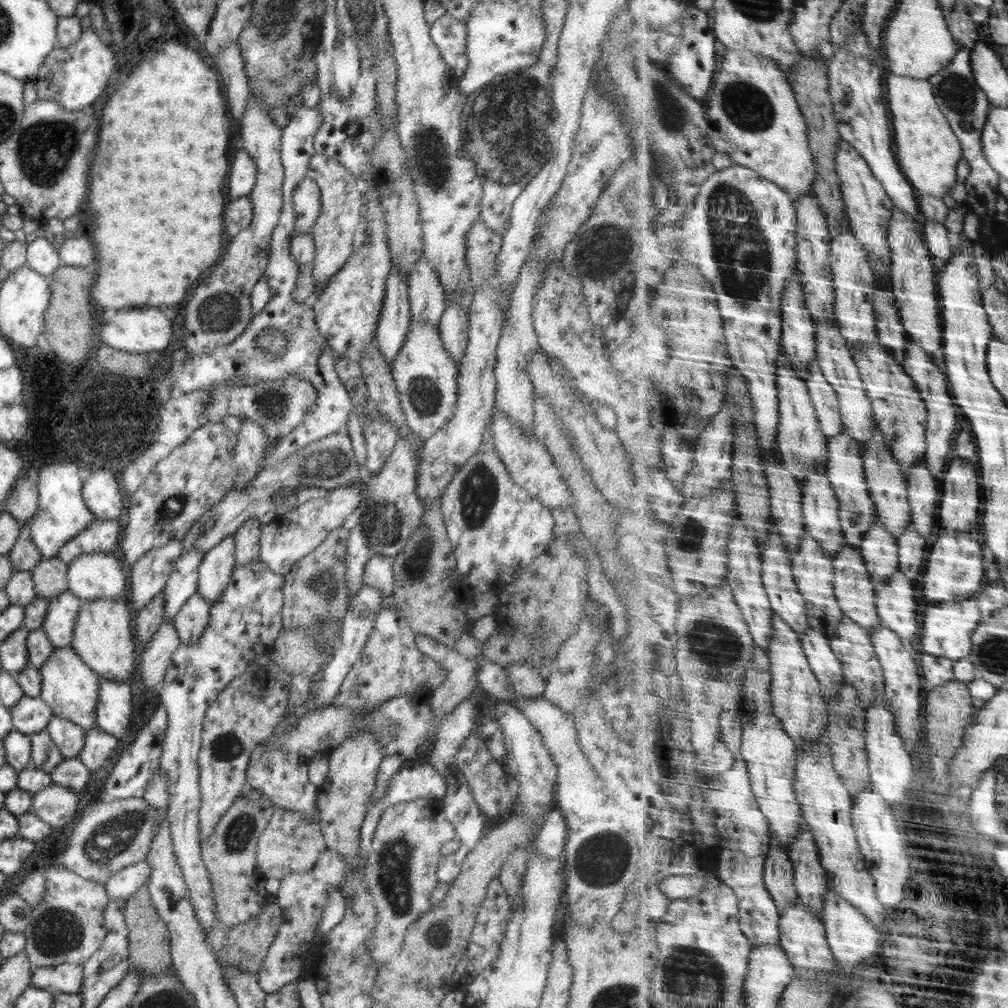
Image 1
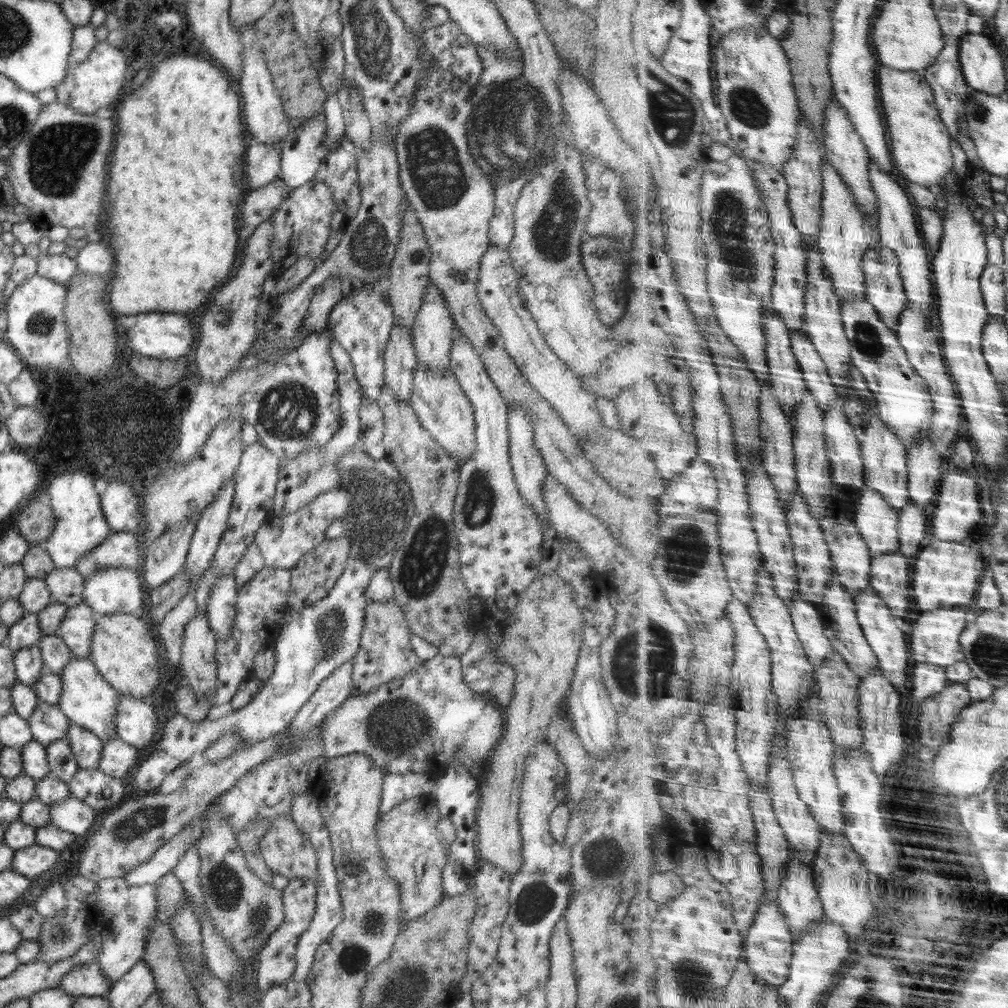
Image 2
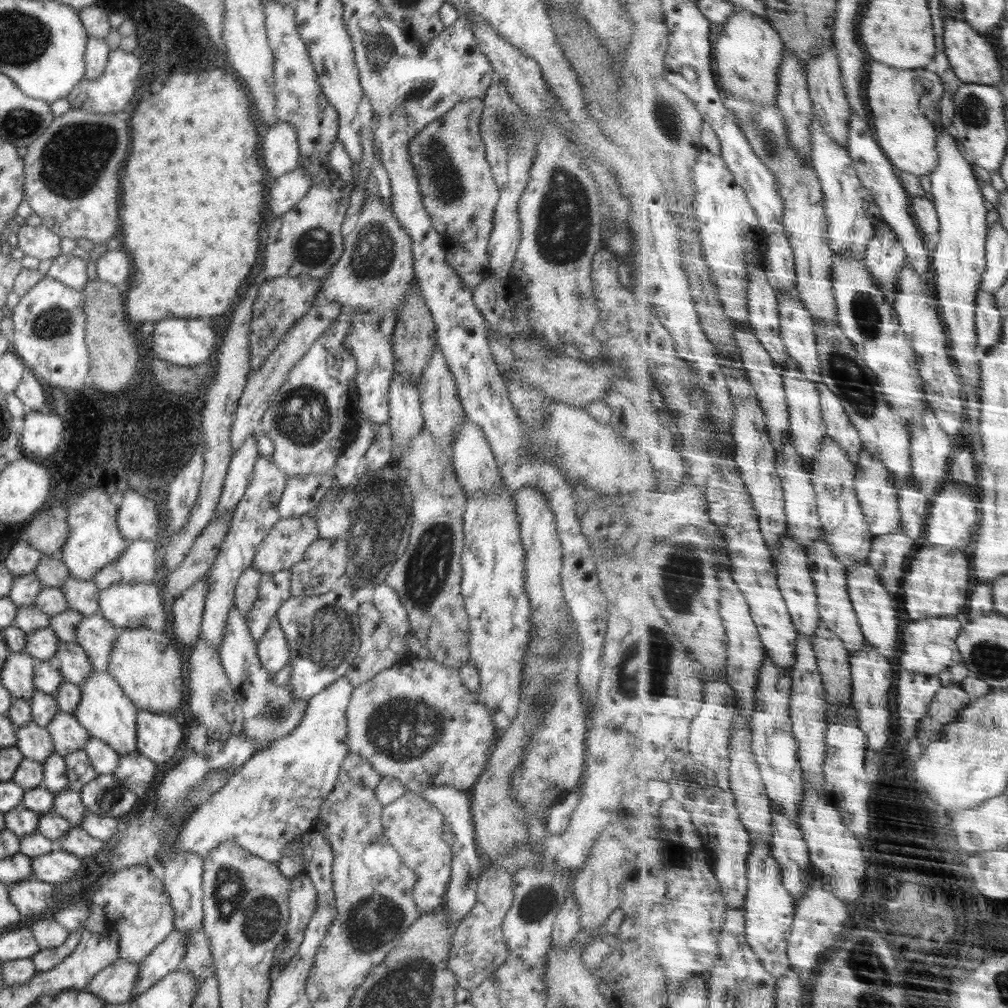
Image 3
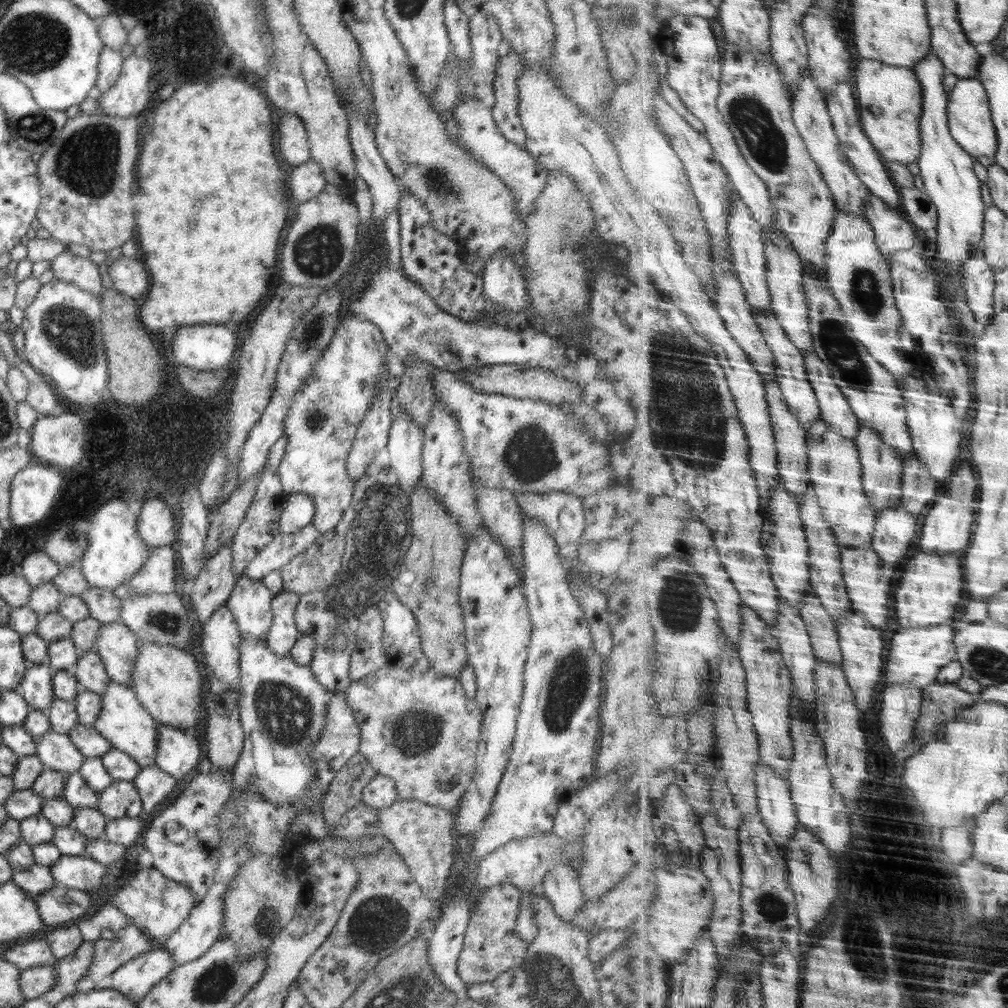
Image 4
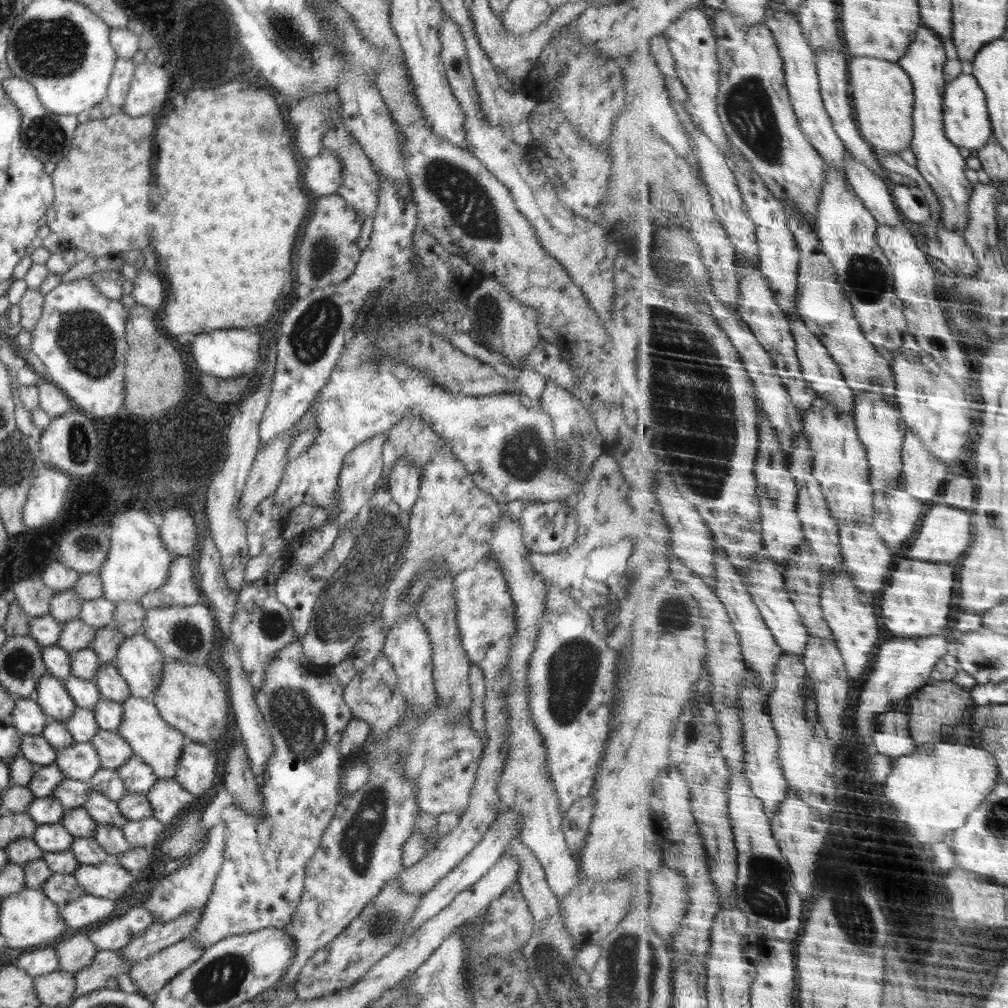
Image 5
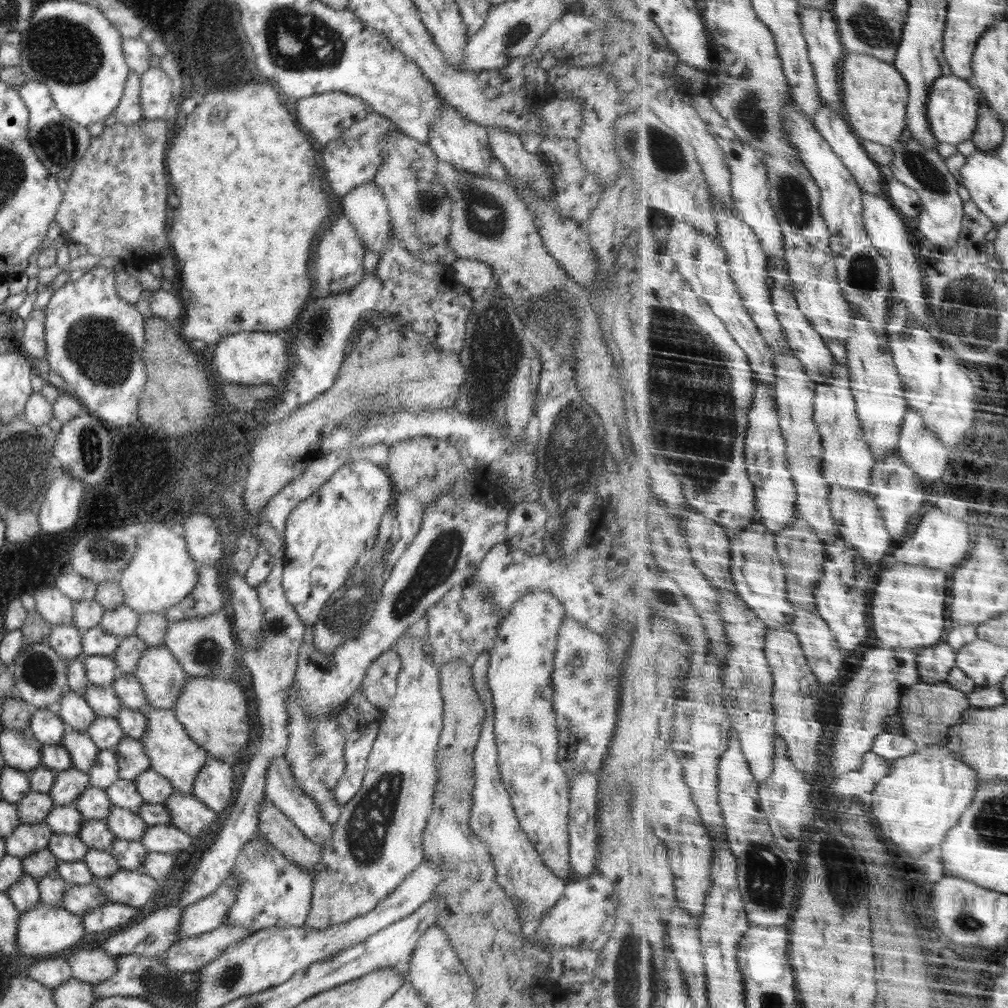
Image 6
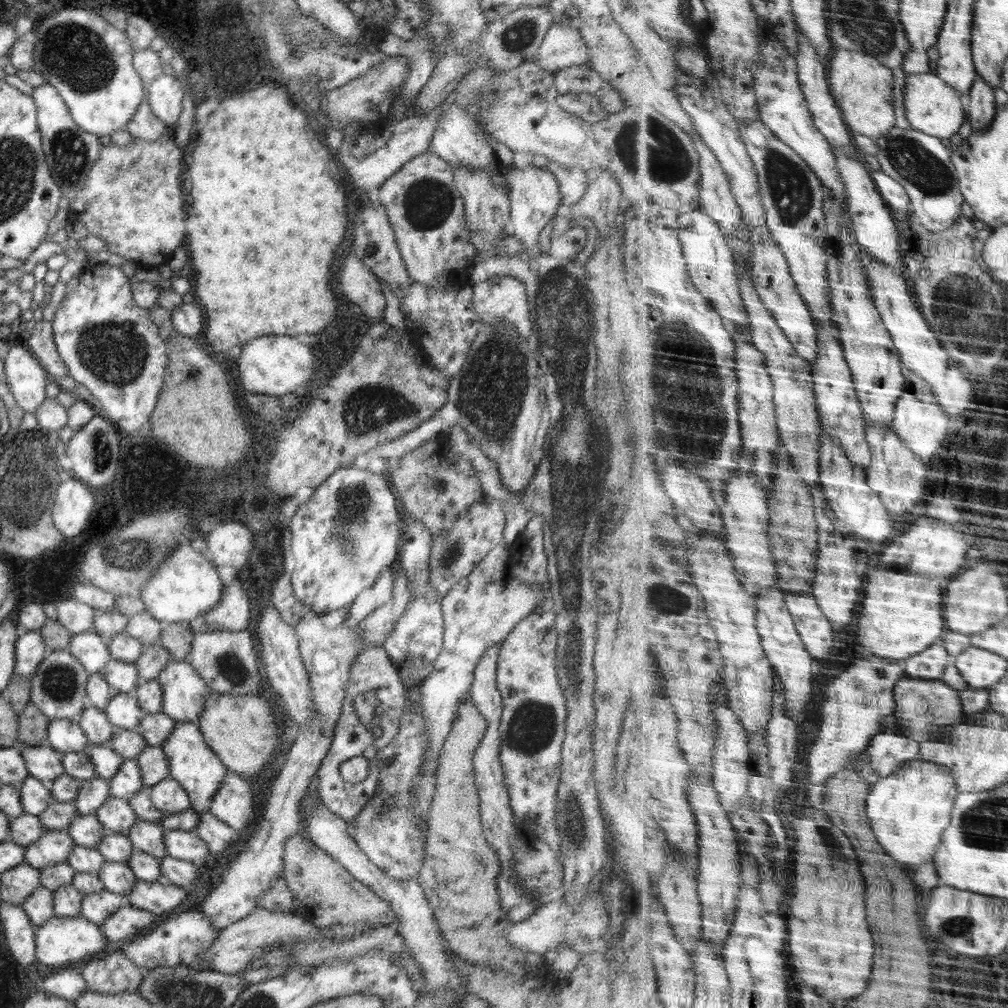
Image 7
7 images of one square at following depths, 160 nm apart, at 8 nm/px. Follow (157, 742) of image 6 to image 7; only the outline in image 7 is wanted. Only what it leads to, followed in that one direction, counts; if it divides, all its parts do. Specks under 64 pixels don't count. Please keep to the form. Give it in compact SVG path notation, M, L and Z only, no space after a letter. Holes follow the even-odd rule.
M176 721L172 732L160 747L169 764L169 777L179 782L186 790L191 808L196 812L209 811L212 797L230 770L206 744L197 723Z

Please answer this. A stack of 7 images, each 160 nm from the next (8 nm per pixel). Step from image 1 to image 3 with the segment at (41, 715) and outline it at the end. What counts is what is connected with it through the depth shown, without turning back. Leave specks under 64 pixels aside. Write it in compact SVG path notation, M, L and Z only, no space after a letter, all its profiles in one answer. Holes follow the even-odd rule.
M58 711L54 718L45 726L50 733L53 749L56 754L70 754L75 750L83 750L90 733L76 720L72 713Z

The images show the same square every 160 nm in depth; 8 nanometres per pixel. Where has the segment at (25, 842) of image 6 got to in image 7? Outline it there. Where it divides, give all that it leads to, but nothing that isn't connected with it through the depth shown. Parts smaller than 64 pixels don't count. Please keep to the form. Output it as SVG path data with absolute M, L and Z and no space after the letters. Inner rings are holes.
M48 830L29 845L25 845L25 862L34 868L66 863L76 845L67 830Z

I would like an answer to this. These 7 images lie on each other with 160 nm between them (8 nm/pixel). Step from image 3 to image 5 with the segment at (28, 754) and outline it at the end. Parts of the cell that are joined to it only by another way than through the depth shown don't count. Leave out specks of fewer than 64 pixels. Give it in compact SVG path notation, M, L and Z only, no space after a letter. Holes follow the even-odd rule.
M74 741L70 746L63 749L58 749L55 764L61 770L61 774L65 774L68 778L87 781L92 778L92 775L100 770L100 767L105 769L117 770L122 763L111 759L101 757L97 750L90 742L79 743Z

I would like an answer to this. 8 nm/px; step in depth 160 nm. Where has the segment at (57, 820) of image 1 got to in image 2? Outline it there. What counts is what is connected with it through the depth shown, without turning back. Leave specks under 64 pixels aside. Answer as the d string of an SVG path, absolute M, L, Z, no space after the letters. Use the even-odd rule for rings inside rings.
M71 794L49 805L49 811L52 825L78 836L88 834L96 818L93 808Z

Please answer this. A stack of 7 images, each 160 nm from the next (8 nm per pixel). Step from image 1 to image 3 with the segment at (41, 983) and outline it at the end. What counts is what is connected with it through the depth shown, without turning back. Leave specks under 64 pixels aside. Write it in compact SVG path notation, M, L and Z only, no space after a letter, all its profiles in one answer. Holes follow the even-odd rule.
M116 959L112 964L94 975L87 984L87 990L110 1004L132 1000L139 964Z

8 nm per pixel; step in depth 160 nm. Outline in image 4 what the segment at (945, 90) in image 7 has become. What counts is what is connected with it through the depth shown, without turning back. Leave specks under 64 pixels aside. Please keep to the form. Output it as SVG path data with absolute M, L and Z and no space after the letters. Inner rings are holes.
M960 78L950 98L949 117L951 118L952 135L975 157L987 156L990 159L994 159L998 154L1000 141L999 133L996 132L993 108L986 86L978 78Z

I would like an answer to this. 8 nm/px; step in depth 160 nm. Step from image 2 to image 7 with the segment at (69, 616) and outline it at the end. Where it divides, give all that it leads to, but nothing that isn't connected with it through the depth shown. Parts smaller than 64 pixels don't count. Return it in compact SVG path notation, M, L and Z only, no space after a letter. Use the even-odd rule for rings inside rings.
M172 659L160 671L160 676L158 676L158 680L155 680L155 682L158 682L160 688L162 688L163 712L176 721L196 723L204 708L206 699L212 695L212 691L206 686L202 677L198 675L198 671L185 660Z

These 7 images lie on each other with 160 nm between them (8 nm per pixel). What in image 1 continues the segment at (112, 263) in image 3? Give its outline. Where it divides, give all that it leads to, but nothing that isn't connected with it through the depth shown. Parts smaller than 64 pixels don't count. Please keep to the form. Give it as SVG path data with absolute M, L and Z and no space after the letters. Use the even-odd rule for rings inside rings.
M83 232L67 234L57 251L64 264L94 270L95 248Z

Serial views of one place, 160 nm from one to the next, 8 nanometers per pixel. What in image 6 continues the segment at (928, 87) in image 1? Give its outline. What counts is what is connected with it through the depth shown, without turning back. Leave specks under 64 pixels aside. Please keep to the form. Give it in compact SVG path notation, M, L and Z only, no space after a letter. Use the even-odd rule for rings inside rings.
M849 53L841 70L841 87L844 88L844 102L848 109L846 120L862 139L889 147L902 139L909 124L911 89L895 65L882 62L876 56Z

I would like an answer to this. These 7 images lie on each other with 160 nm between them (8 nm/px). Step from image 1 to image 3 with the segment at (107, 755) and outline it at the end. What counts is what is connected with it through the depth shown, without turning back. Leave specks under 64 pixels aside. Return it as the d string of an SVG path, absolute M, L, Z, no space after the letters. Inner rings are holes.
M140 753L119 756L113 774L126 785L138 798L145 798L146 792L154 784L158 775L158 766Z

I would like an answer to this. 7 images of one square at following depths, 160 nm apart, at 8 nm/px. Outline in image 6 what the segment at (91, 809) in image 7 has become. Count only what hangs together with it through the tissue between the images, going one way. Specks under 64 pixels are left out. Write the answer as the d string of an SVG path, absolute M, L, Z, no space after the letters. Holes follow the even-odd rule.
M72 766L55 772L55 781L49 790L49 795L53 804L58 806L75 804L78 795L84 792L86 787L89 787L88 773Z

